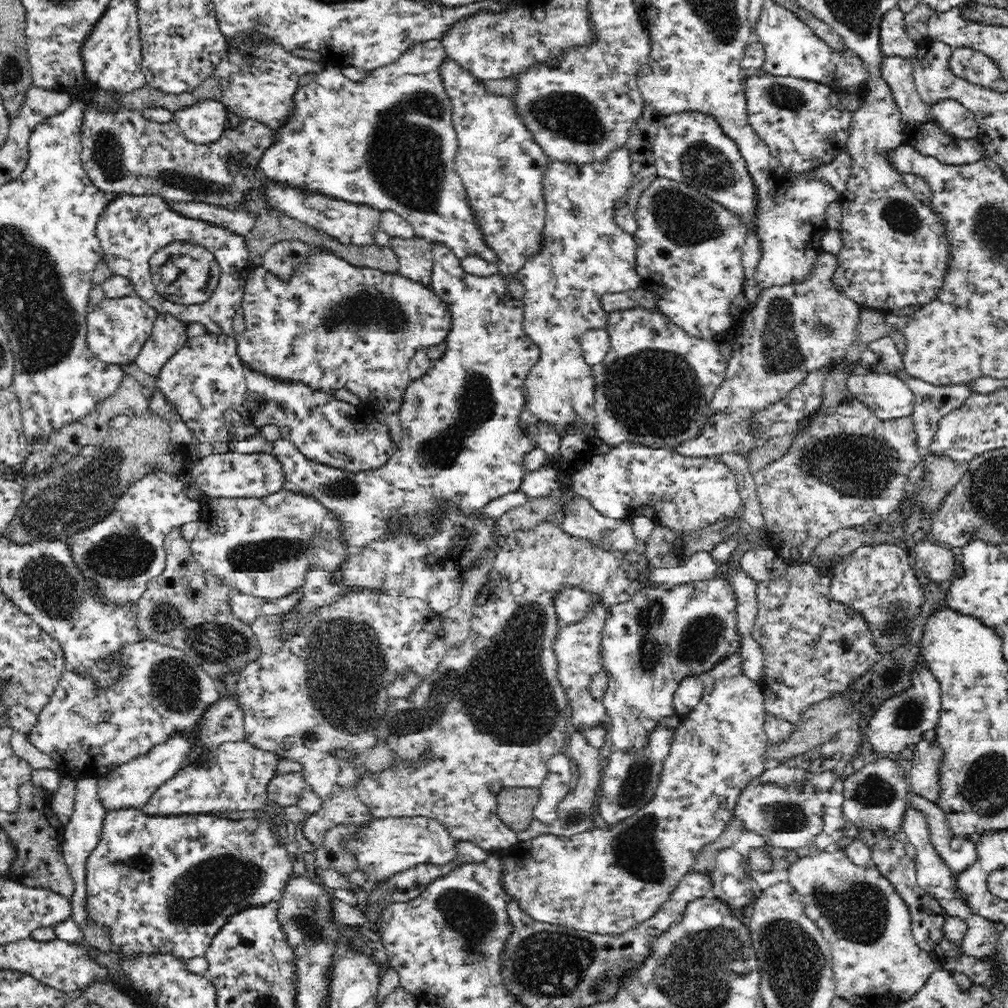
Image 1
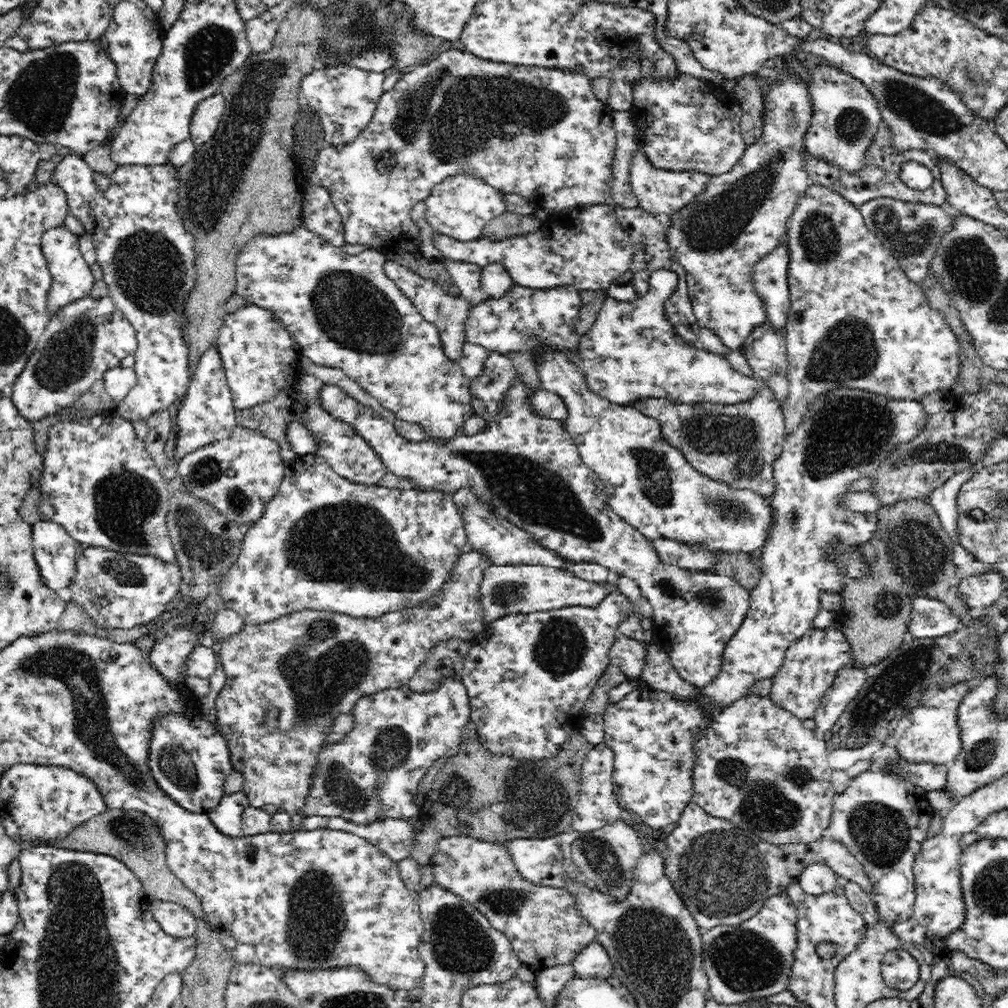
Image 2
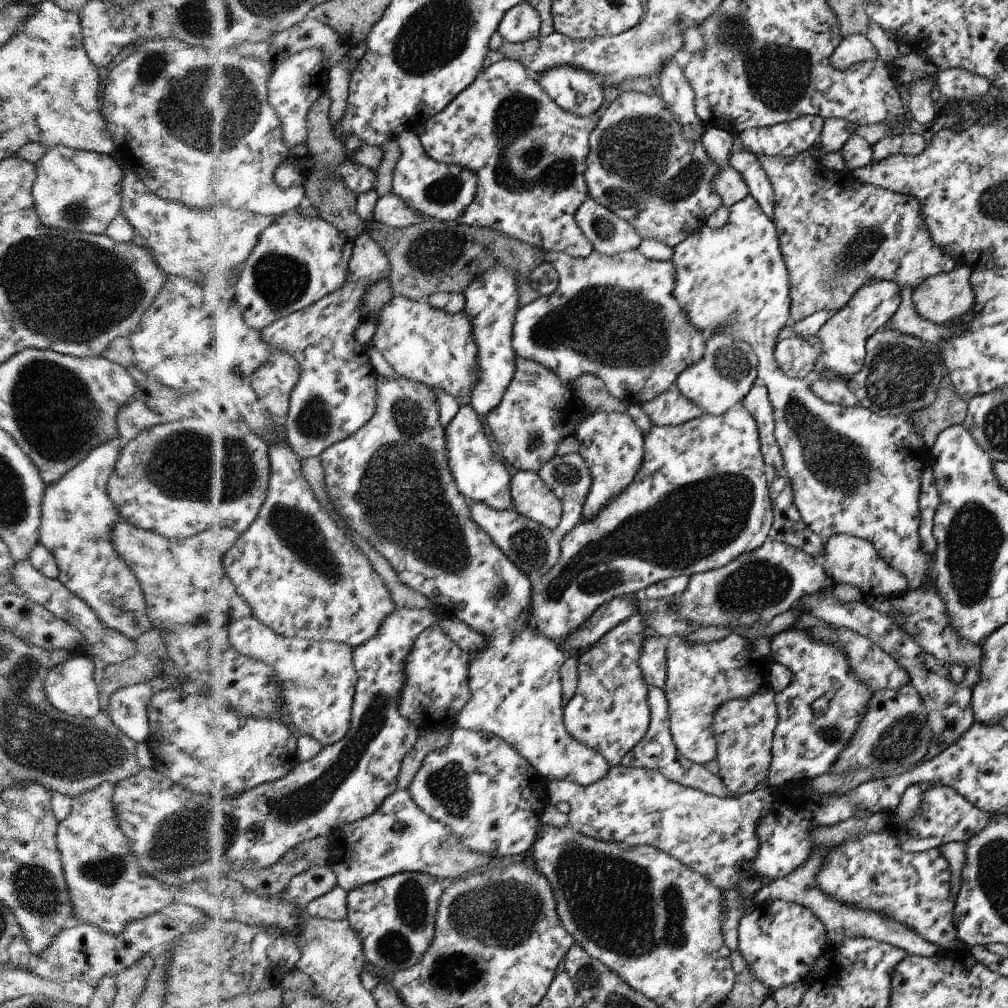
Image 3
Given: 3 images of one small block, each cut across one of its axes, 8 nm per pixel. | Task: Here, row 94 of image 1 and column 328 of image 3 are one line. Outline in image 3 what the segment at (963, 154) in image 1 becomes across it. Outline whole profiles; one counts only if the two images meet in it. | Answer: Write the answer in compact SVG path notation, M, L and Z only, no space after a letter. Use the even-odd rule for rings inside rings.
M337 885L330 893L309 902L304 913L332 921L347 919L348 892L341 885Z

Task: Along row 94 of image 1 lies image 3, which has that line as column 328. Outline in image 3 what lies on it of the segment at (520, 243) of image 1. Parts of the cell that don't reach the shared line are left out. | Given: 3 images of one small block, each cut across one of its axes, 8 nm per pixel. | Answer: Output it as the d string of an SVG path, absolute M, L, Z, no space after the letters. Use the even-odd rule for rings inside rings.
M405 375L398 376L397 378L381 378L378 382L378 408L375 411L374 417L358 433L355 433L353 437L349 437L345 441L330 446L320 456L326 472L326 487L333 503L332 506L353 531L365 537L369 541L369 544L391 563L391 566L395 569L400 581L404 585L425 595L431 600L436 611L442 613L444 617L459 619L459 622L466 623L471 630L480 633L484 638L484 645L470 659L468 679L470 697L463 704L463 708L459 710L457 722L455 722L455 726L453 727L456 729L471 729L472 731L483 731L492 735L498 735L499 738L502 738L507 744L514 747L523 758L526 758L527 762L530 762L531 766L549 782L569 781L583 786L590 785L592 782L603 778L607 774L610 766L598 751L591 750L590 747L586 747L583 743L577 742L566 731L565 723L562 721L563 708L561 704L559 674L559 668L561 668L561 665L566 659L565 654L558 649L558 646L553 641L549 640L543 633L536 631L528 623L530 603L532 602L530 579L502 553L502 550L499 550L499 547L496 547L491 542L486 531L470 517L471 508L467 500L463 498L463 495L459 494L459 487L455 482L455 477L450 467L446 430L440 421L441 416L440 404L434 387L430 387L423 381L410 379Z

